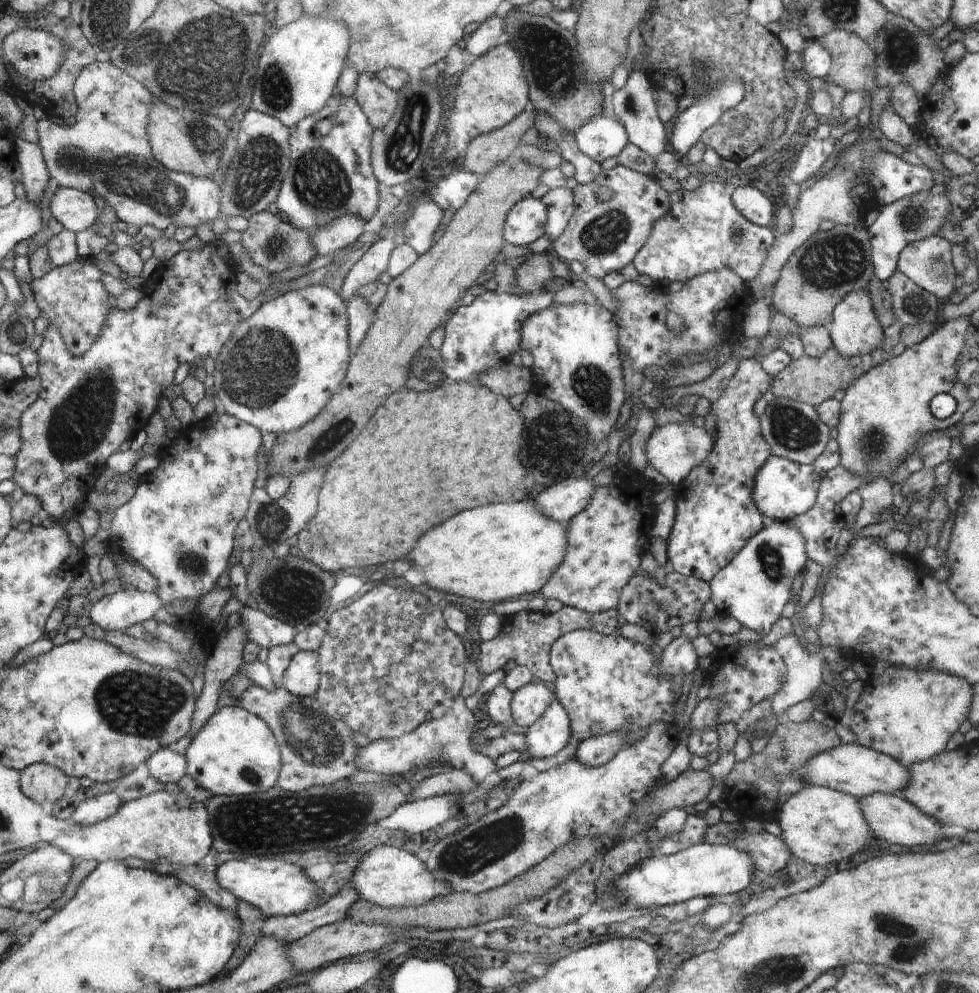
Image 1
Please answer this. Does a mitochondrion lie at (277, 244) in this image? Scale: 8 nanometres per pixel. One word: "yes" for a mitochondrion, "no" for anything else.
yes

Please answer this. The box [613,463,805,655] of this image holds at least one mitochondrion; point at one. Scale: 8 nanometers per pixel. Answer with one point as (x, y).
(769, 558)

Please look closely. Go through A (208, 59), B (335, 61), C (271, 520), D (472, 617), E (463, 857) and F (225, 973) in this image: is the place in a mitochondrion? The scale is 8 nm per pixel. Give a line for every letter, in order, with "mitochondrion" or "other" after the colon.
A: mitochondrion
B: other
C: mitochondrion
D: other
E: mitochondrion
F: other

